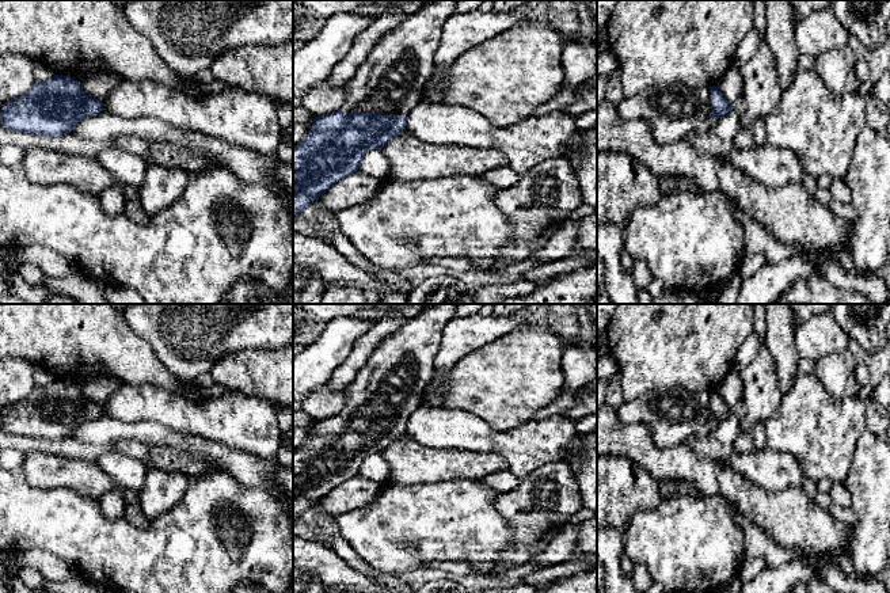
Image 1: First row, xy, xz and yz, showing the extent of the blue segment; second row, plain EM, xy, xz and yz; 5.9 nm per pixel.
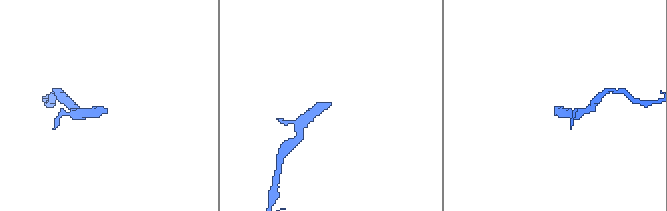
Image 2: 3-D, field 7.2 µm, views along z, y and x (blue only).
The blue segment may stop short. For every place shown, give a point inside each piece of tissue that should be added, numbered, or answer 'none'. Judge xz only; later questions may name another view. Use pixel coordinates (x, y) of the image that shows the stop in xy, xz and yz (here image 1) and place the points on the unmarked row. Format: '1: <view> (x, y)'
1: xz (392, 383)

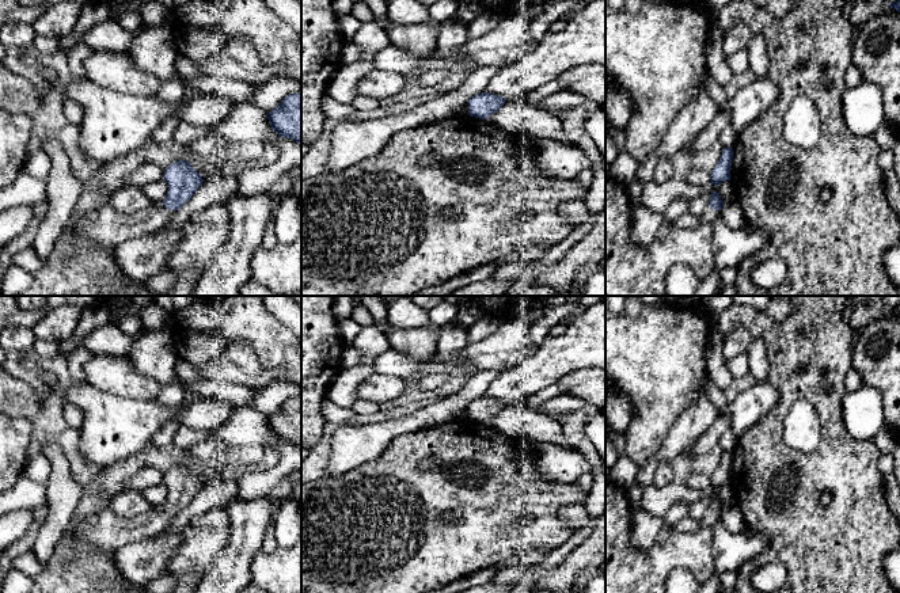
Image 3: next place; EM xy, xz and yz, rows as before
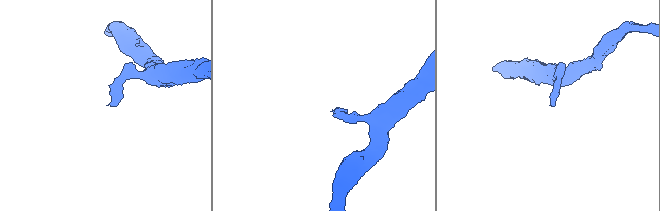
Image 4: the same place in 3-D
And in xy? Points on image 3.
1: xy (106, 529)

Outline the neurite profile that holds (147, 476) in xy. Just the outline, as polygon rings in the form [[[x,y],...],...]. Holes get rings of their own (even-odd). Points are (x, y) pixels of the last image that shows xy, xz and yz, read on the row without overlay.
[[[152,467],[141,468],[136,475],[126,479],[121,490],[138,490],[163,483],[163,474]]]

